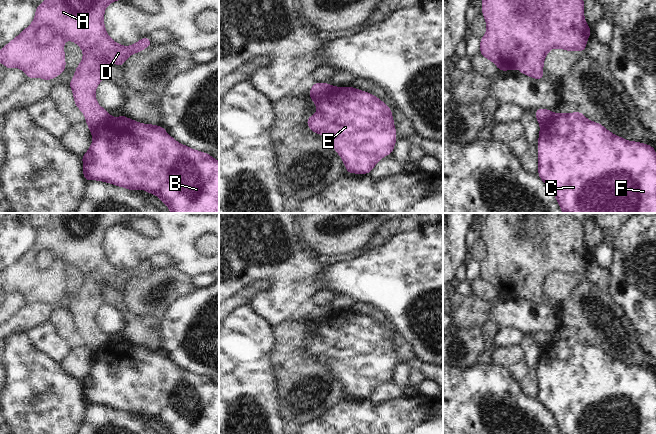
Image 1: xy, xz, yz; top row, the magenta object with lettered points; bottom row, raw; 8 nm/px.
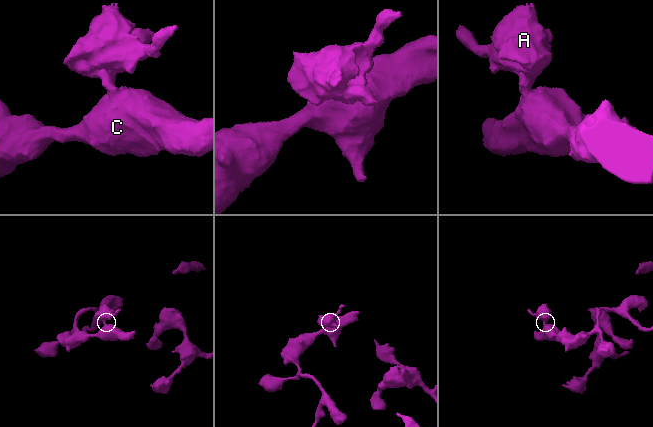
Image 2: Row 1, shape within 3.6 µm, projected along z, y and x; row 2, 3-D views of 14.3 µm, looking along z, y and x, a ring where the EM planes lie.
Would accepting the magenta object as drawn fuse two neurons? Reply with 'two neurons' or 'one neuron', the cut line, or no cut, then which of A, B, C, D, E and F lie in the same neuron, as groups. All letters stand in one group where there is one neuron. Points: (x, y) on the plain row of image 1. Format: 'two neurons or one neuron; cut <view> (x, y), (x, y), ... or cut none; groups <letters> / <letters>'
two neurons; cut xz (330, 309), (320, 320), (312, 323); groups A D / B C E F

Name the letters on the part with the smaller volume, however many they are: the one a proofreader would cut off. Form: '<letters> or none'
A, D

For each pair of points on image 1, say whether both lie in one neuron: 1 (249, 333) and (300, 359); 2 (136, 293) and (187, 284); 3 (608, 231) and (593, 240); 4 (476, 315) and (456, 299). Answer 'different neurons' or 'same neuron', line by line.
1: different neurons
2: same neuron
3: different neurons
4: same neuron

